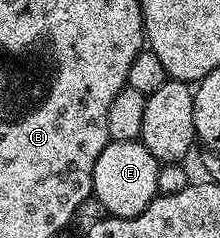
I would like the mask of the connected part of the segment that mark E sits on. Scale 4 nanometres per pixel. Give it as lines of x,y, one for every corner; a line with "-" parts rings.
110,140
99,152
99,160
95,160
93,169
93,193
99,205
105,209
106,215
115,218
134,218
142,214
157,193
157,171
159,163
151,152
139,140
136,142
115,142

